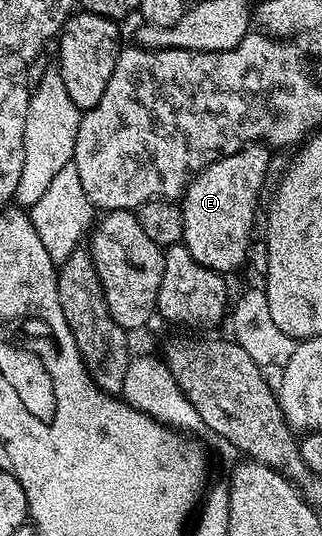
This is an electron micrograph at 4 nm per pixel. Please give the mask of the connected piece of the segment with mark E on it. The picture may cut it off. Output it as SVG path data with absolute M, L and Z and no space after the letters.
M247 145L203 167L182 192L182 242L188 253L200 261L200 265L219 273L227 273L247 262L247 251L254 235L254 214L258 211L258 194L262 191L262 182L270 167L270 154L272 151L269 146Z

